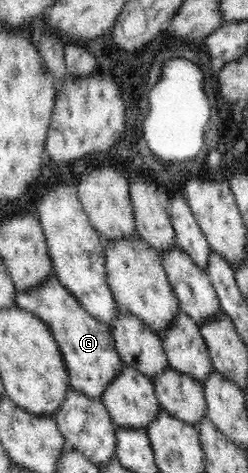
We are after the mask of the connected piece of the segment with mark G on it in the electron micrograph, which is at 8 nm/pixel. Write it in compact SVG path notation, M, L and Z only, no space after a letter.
M51 272L45 282L30 287L27 292L17 290L17 306L37 315L51 329L59 344L63 362L67 365L70 386L89 398L101 400L107 386L119 376L124 362L110 336L110 326L91 316L67 290L59 277Z

